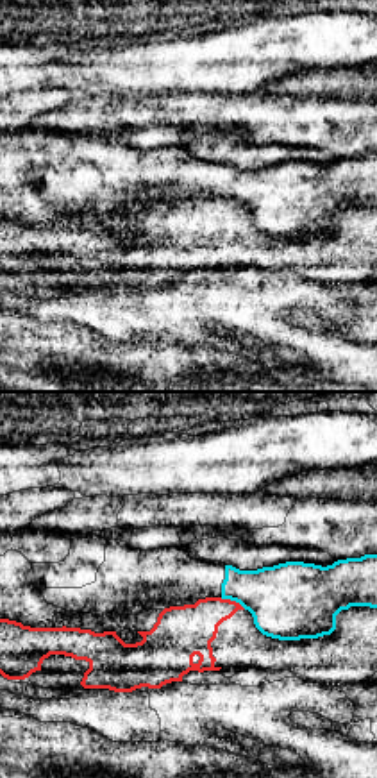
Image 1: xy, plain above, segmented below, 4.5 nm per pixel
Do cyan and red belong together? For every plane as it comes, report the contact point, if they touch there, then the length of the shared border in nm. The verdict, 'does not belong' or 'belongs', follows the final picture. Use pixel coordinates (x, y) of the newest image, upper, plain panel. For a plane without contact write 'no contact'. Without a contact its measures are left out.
meets cyan at (233, 199); contact 130 nm long

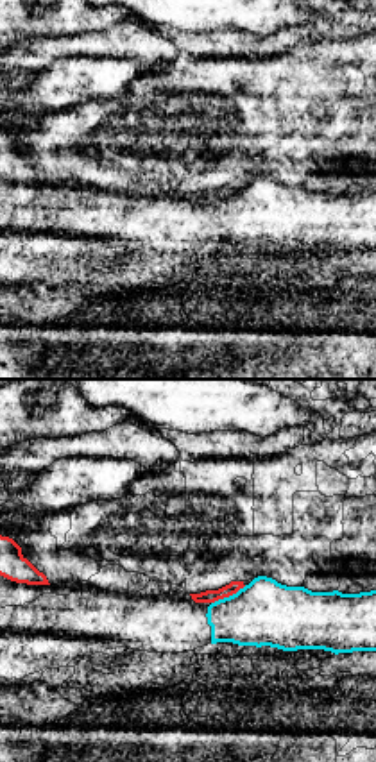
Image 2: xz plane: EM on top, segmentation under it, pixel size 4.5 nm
meets cyan at (230, 195); contact 180 nm long

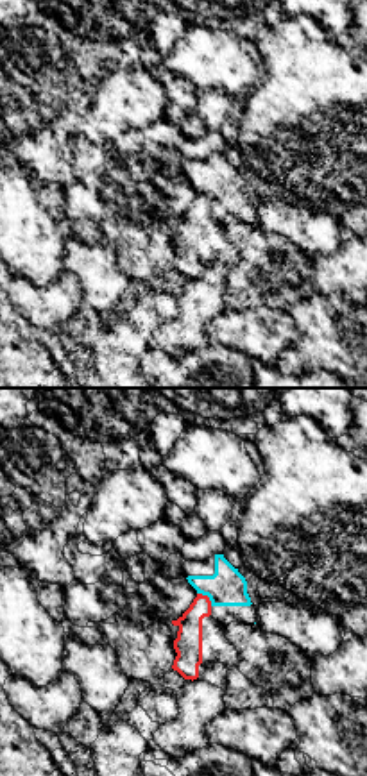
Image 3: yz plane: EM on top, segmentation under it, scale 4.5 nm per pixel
meets cyan at (206, 194); contact 90 nm long

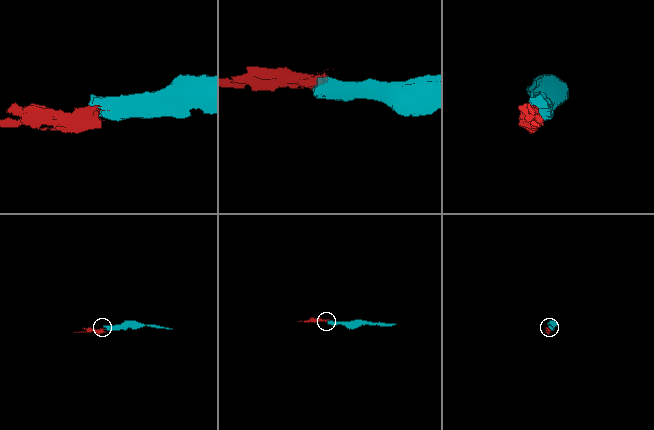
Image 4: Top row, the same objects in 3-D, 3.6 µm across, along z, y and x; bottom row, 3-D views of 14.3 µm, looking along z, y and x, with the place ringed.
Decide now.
does not belong

